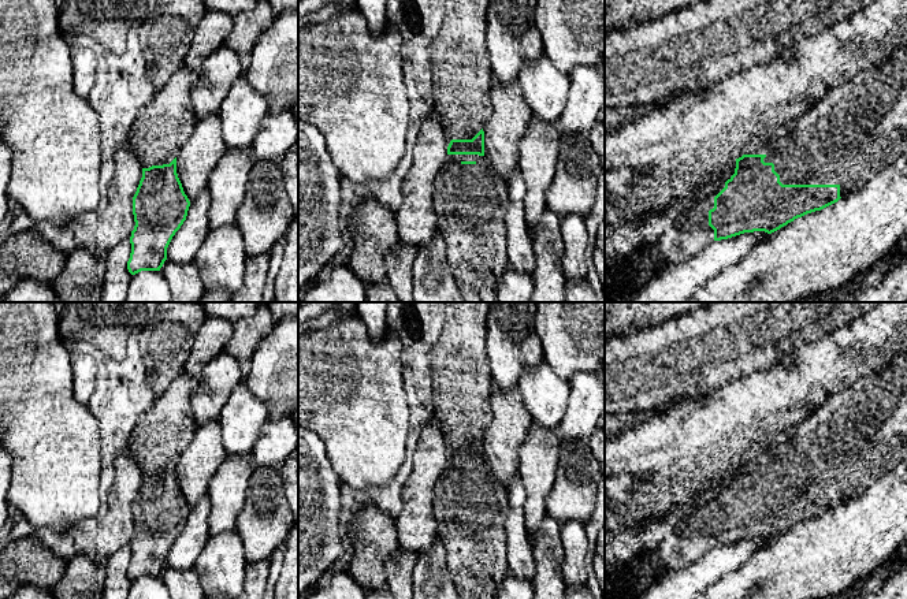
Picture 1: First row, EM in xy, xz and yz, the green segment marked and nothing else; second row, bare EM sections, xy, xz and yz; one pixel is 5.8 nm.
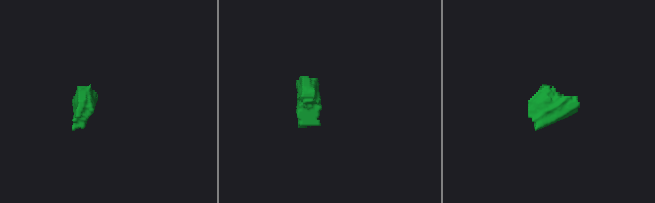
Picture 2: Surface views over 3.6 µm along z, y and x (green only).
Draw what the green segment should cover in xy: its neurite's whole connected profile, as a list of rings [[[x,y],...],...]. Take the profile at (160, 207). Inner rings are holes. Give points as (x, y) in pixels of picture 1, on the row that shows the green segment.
[[[176,157],[170,164],[142,168],[142,178],[133,197],[134,230],[127,269],[131,275],[141,271],[160,271],[167,260],[167,248],[186,220],[190,201],[176,174]]]

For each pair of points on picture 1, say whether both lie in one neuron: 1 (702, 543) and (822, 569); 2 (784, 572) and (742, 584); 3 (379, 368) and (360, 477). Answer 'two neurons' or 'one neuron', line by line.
1: two neurons
2: one neuron
3: one neuron

